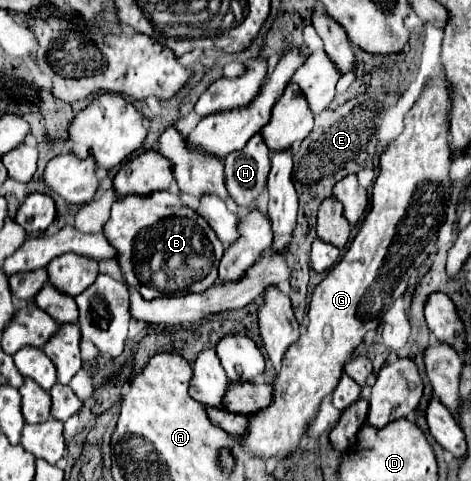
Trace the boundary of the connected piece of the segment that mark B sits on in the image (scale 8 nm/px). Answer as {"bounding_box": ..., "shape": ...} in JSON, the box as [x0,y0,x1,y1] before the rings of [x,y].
{"bounding_box":[105,191,239,301],"shape":[[[169,191],[155,193],[155,197],[125,197],[113,203],[105,237],[119,251],[119,265],[129,287],[137,289],[145,301],[167,295],[203,293],[215,285],[217,265],[225,247],[239,237],[239,219],[219,197],[201,197],[197,213]]]}

